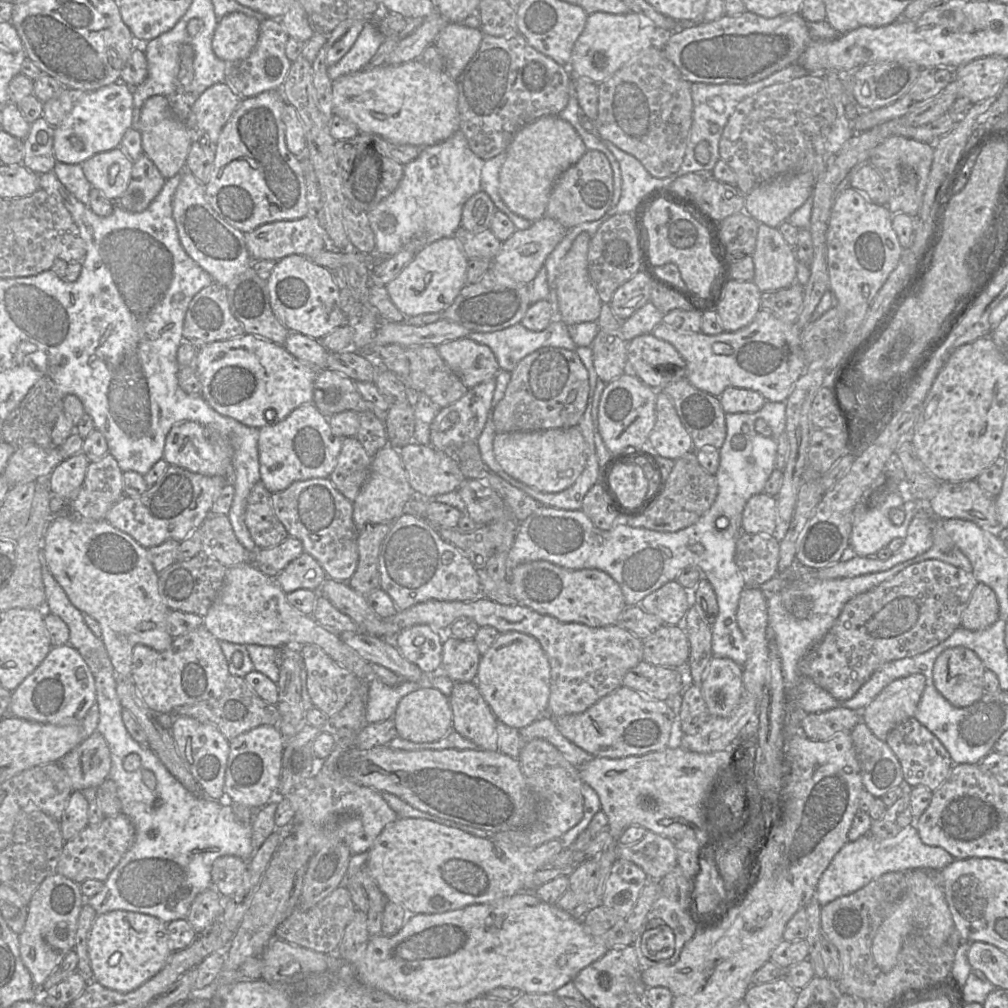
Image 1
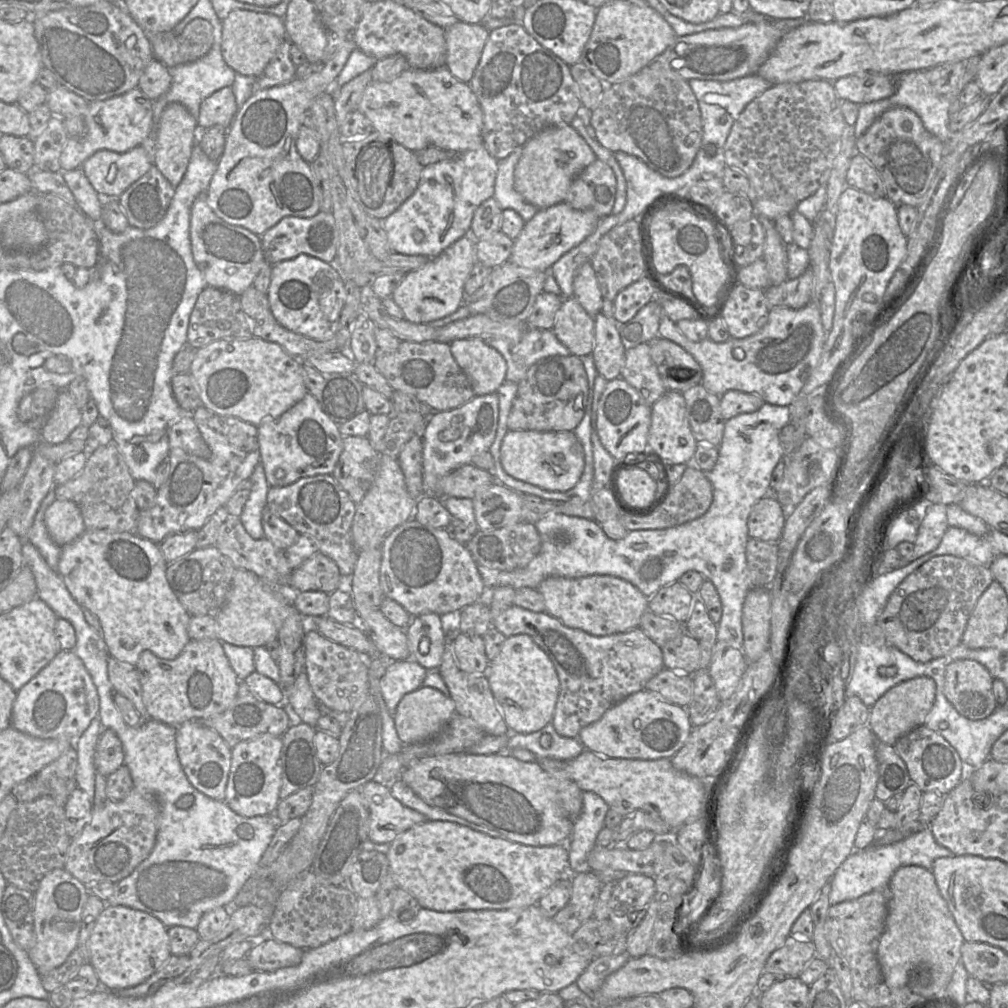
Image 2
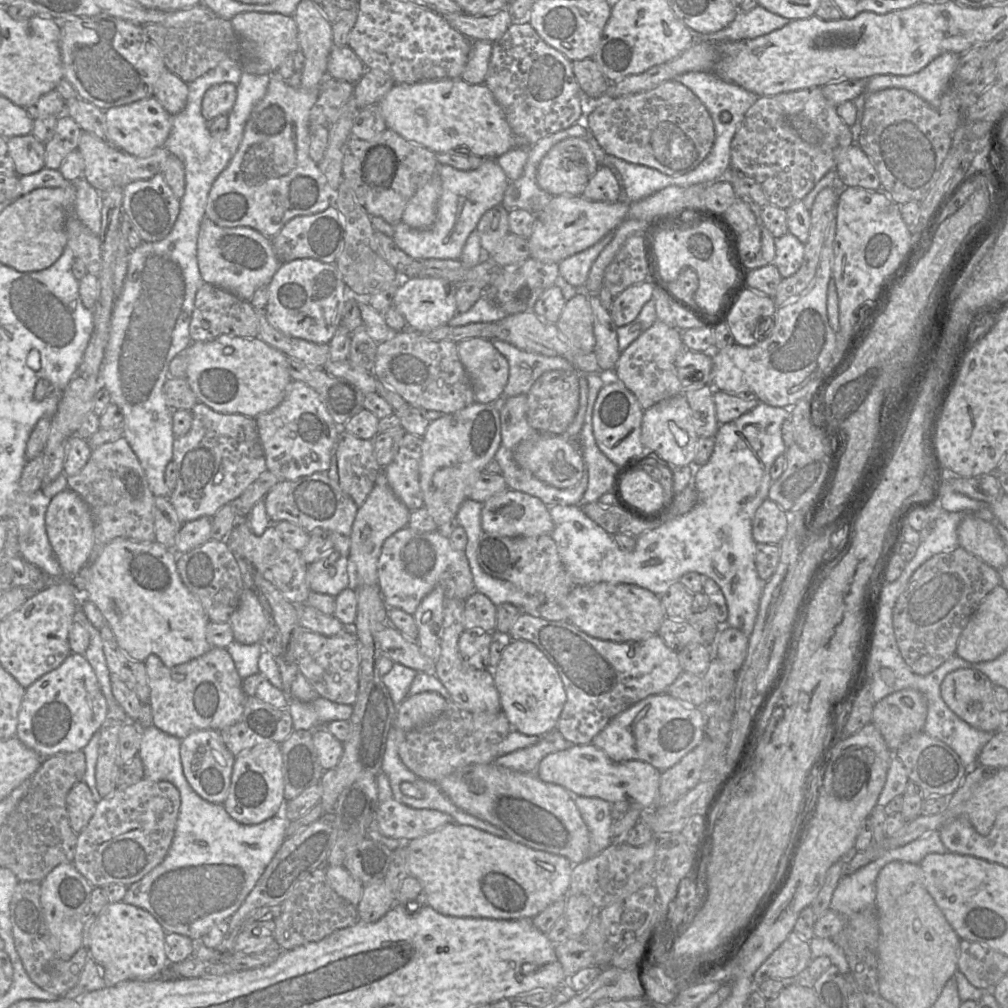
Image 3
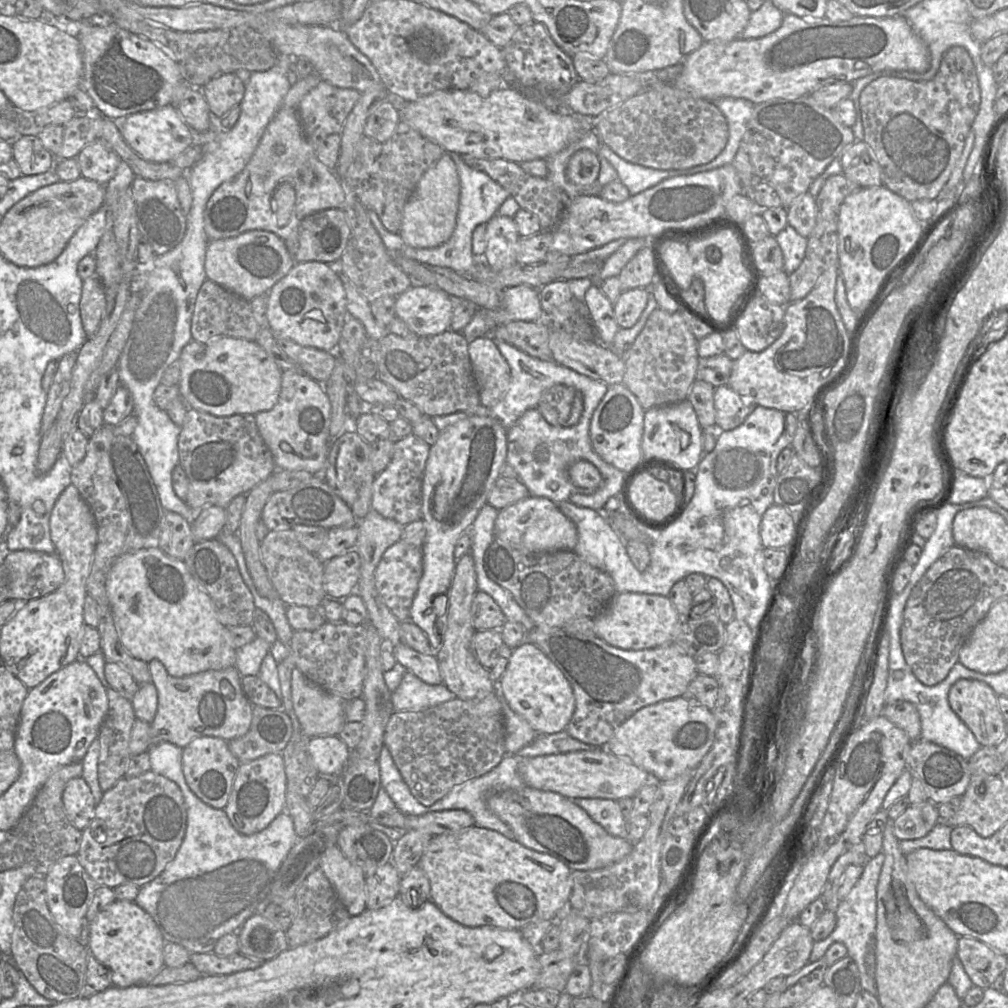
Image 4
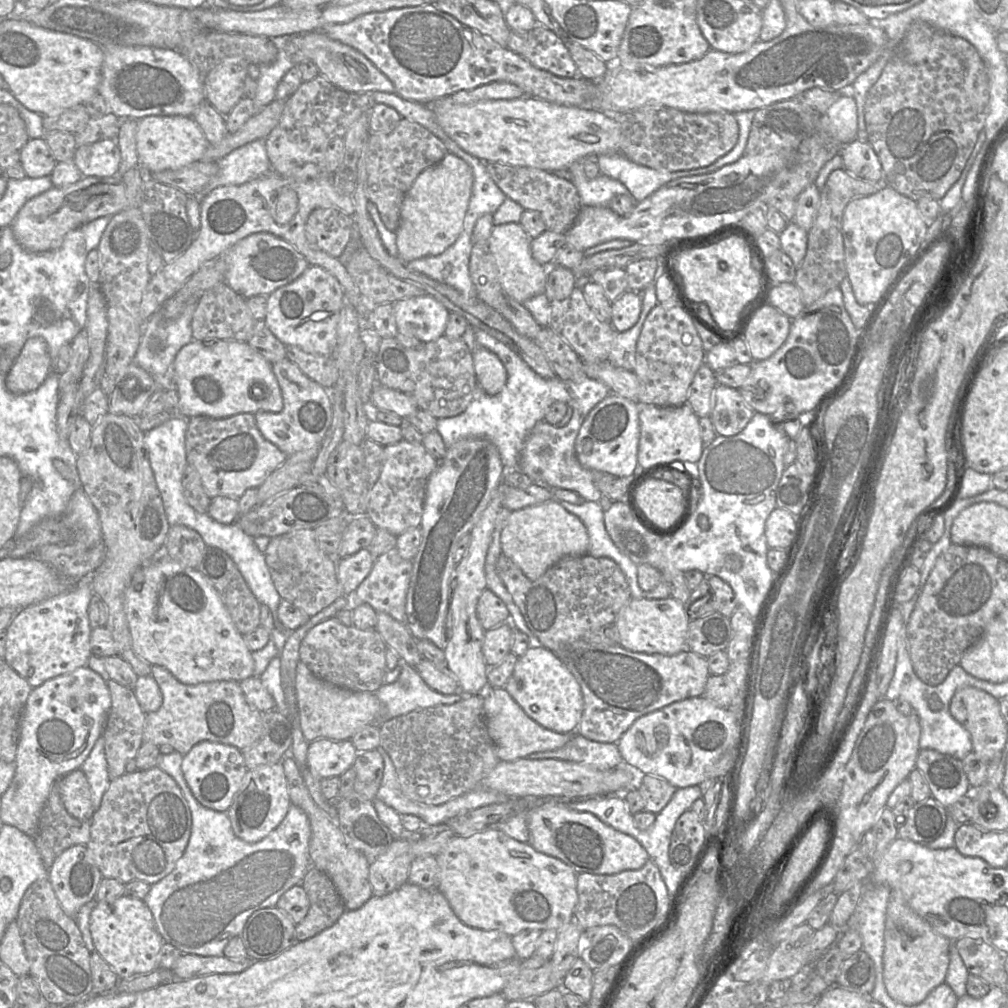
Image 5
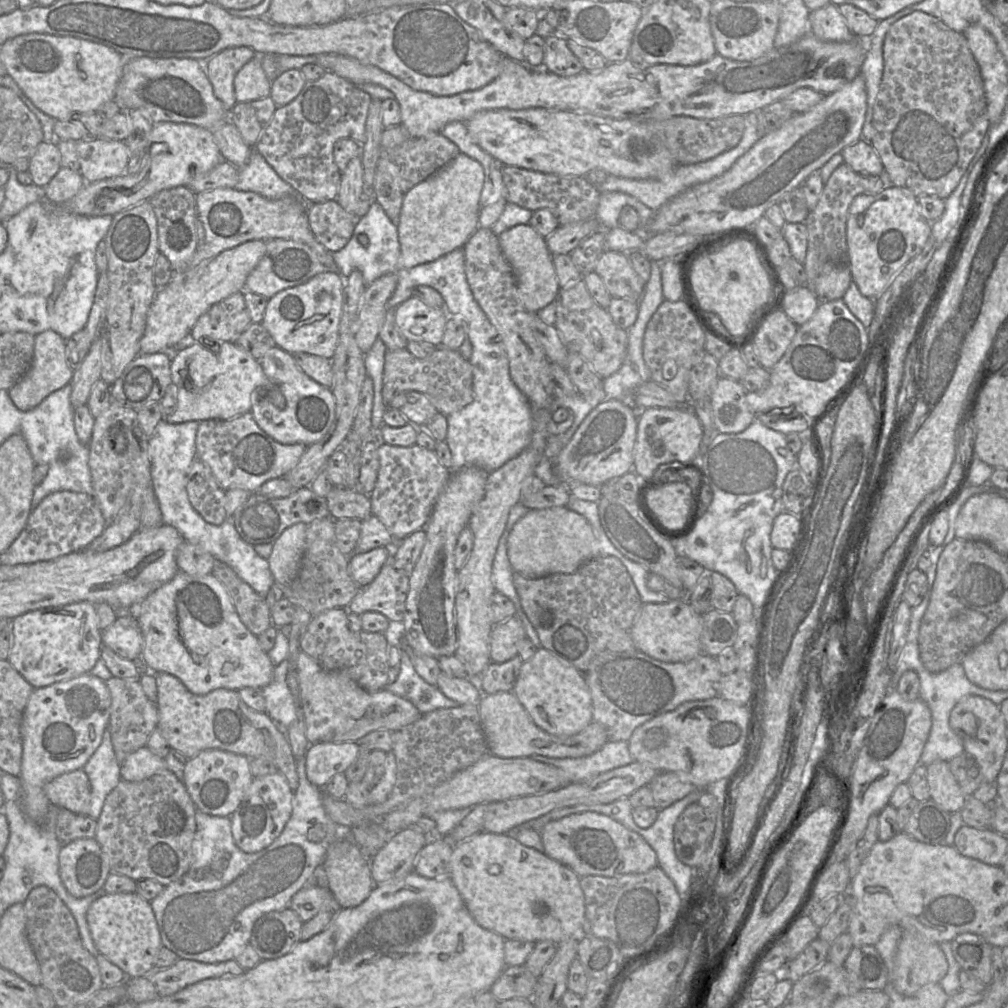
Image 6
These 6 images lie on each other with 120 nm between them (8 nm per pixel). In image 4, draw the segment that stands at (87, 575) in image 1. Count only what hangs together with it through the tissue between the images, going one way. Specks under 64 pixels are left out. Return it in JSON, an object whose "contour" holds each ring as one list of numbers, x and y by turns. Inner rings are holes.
{"contour":[[159,547,123,554,113,563,105,587,121,642,134,658,147,663,157,659,173,677,235,667,236,649,231,644,228,628,218,620,211,598,189,573,183,560,168,556]]}

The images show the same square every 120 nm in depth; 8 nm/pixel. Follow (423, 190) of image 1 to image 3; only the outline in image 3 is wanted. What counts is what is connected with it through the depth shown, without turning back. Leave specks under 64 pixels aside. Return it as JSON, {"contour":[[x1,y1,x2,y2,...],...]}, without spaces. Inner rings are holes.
{"contour":[[487,158,474,170,459,170,449,165,438,165,437,174,441,178,442,190,436,209,436,219,431,228,415,229,403,221,395,226,382,218,370,216,376,231,391,237,396,245,416,260,460,258,468,236,476,229,482,215,496,205,501,204,510,180,496,159]]}

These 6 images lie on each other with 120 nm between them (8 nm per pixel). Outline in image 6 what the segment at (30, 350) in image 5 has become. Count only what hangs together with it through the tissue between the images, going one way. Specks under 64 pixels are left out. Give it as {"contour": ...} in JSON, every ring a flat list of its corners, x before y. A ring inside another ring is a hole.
{"contour":[[47,330,35,335,34,356,29,370,9,390,9,396,21,411,29,411,38,406,52,392,68,385,74,369,66,358,66,340,57,332]]}

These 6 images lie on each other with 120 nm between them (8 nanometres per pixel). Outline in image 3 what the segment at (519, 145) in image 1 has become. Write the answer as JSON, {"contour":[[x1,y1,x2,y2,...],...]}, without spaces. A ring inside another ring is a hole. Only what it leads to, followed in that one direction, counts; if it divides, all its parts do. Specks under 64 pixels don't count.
{"contour":[[570,137,558,142,546,153,538,166,536,181,543,191,552,196,581,195,598,167,587,138]]}

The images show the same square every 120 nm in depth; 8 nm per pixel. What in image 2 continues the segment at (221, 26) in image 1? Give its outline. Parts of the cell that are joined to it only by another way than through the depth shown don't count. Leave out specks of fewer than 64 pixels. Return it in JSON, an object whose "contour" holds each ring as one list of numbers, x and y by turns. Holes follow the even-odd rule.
{"contour":[[233,10,222,21,221,54,236,73,258,77,276,54,287,33,282,18,274,14]]}

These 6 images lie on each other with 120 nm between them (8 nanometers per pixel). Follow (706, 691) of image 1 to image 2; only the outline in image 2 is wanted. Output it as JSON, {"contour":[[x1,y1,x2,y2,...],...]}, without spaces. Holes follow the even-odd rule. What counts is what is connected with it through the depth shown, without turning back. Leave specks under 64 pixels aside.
{"contour":[[725,641,716,642,708,673,722,703,737,690,748,664,742,649,733,647]]}

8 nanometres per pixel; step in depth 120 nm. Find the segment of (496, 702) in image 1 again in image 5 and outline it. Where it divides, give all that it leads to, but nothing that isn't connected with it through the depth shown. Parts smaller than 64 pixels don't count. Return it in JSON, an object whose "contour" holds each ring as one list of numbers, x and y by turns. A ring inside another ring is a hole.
{"contour":[[545,647,529,648,518,658,504,689,541,726,558,733,575,733,584,710,582,690,554,652]]}

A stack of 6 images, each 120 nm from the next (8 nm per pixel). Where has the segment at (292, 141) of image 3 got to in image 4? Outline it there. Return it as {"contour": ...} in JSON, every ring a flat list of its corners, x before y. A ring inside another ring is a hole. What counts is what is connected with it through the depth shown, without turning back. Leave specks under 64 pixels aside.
{"contour":[[280,107,269,122,257,149,245,168,231,180,222,183,209,198,204,212,204,230,209,241,236,237,250,230,273,232,285,241,307,216,322,210,342,208,346,196,347,188,344,182,335,171,328,169,318,160,315,147,304,137,297,108],[283,182,294,187,296,201,289,222,279,227,275,213,271,210,271,199,276,186]]}

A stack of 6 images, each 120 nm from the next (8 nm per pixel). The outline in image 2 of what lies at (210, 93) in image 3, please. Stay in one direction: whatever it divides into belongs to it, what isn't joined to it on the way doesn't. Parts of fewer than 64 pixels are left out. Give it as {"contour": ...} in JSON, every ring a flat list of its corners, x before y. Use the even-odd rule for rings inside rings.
{"contour":[[221,88,201,103,197,126,201,130,215,125,228,129,238,109,232,88]]}

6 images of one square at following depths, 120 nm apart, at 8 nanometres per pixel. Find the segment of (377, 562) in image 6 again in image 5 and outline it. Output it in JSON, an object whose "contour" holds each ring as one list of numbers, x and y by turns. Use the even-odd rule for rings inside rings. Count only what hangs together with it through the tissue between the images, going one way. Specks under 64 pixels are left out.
{"contour":[[367,548,353,555,337,559,337,578,344,595,349,595,357,589,371,572,375,558]]}

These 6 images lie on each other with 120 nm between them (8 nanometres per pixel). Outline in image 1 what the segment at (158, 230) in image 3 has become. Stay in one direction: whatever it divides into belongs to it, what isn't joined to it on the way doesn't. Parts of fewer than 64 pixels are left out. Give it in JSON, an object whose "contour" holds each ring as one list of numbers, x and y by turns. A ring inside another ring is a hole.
{"contour":[[142,154,134,161,129,186,116,203,127,211,142,212,157,197,165,182,151,159]]}

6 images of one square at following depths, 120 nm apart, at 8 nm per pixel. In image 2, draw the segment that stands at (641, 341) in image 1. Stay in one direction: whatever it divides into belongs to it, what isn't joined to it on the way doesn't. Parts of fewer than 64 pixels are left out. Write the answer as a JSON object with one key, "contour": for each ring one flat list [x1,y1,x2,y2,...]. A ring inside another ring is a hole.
{"contour":[[660,336,647,343,650,343,651,358,667,391,683,393,701,384,701,366,684,348]]}

